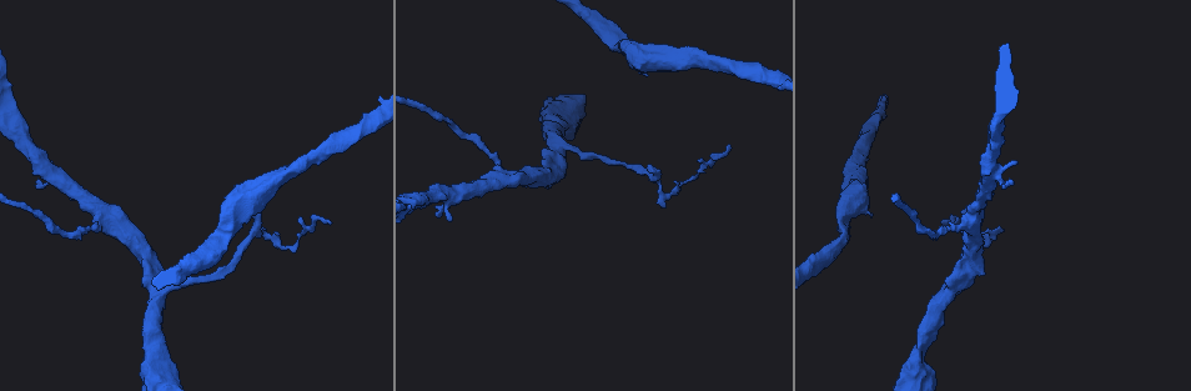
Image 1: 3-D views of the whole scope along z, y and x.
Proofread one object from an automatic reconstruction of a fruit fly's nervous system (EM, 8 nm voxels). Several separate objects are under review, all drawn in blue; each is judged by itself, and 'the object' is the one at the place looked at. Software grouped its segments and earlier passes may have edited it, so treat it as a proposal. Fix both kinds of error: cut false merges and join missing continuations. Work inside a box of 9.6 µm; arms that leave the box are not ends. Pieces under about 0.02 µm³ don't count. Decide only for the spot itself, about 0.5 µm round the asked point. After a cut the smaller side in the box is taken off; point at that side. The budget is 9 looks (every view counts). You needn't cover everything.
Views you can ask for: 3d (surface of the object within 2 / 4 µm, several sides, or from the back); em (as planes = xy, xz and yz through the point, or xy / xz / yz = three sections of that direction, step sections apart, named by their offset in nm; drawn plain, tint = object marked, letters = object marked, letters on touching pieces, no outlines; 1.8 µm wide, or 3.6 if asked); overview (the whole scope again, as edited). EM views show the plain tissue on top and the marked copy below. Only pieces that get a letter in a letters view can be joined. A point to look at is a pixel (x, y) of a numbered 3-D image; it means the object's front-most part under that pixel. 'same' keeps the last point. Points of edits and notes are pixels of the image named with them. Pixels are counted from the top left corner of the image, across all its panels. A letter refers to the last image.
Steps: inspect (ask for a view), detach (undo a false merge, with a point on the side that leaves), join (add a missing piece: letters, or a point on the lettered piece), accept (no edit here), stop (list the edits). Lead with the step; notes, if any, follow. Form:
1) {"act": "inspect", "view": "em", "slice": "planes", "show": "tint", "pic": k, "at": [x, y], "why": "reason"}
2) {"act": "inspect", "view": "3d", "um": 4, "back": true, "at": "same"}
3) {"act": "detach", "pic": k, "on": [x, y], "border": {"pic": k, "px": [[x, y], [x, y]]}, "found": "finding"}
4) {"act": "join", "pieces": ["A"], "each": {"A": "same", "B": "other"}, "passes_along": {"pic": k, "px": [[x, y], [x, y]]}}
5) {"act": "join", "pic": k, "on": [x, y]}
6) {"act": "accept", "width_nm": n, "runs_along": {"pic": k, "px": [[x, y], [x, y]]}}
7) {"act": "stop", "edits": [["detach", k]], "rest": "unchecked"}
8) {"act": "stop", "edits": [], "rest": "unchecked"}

{"act": "inspect", "view": "3d", "um": 4, "pic": 1, "at": [940, 222], "why": "thin end"}

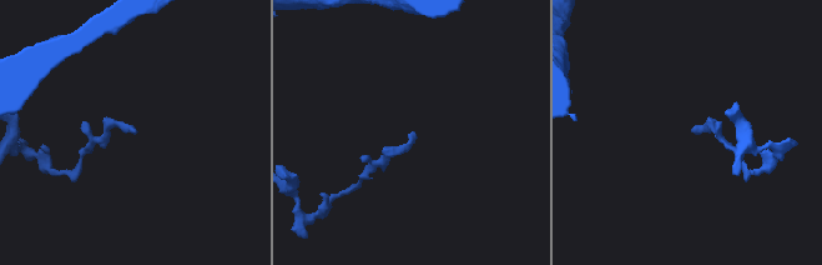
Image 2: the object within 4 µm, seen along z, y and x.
{"act": "inspect", "view": "em", "slice": "planes", "show": "letters", "pic": 2, "at": [414, 133]}

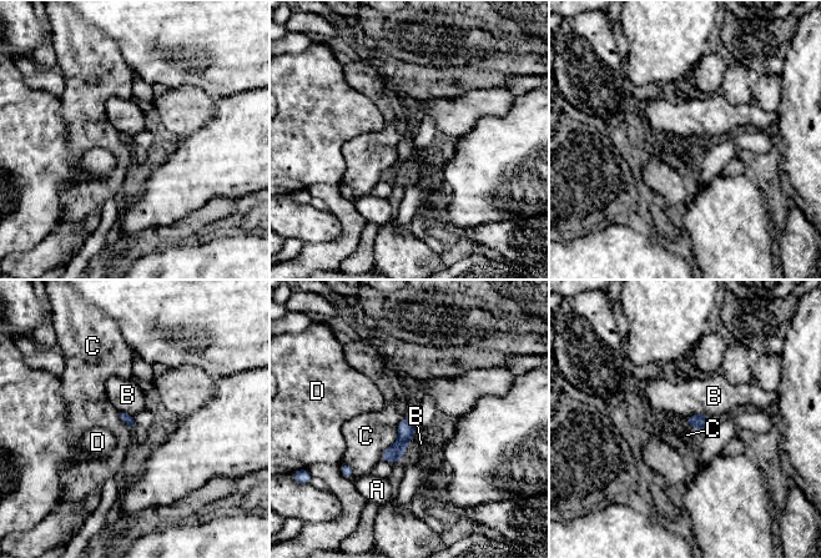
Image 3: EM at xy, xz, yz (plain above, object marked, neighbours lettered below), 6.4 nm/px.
{"act": "accept", "each": {"A": "other", "B": "other", "C": "other", "D": "other"}, "found": "no lettered piece goes on from it"}

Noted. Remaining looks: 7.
{"act": "inspect", "view": "em", "slice": "xz", "step": 16, "show": "letters", "pic": 1, "at": [963, 209], "why": "an open end"}

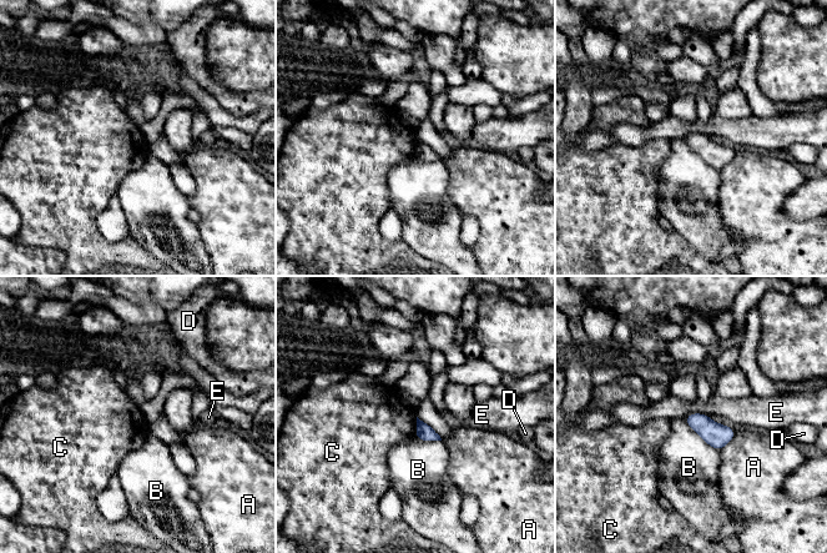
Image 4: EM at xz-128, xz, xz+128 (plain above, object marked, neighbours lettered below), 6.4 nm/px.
{"act": "inspect", "view": "em", "slice": "planes", "show": "letters", "at": "same"}

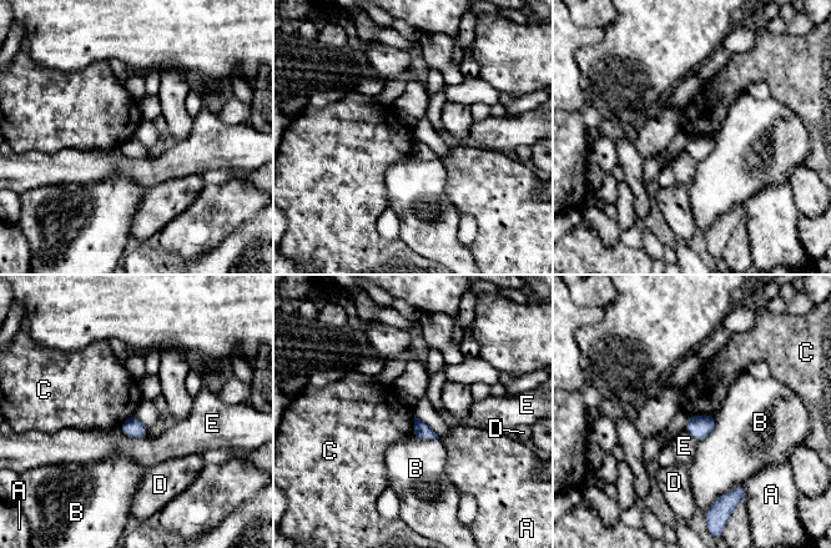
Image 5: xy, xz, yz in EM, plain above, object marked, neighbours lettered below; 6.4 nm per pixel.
{"act": "accept", "each": {"A": "other", "B": "other", "C": "other", "D": "other", "E": "other"}, "border": {"pic": 5, "px": [[715, 415], [691, 415], [689, 417]]}, "found": "none of them fits"}

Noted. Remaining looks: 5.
{"act": "inspect", "view": "em", "slice": "yz", "step": 16, "show": "tint", "pic": 1, "at": [946, 298], "why": "side arm on a straight run"}

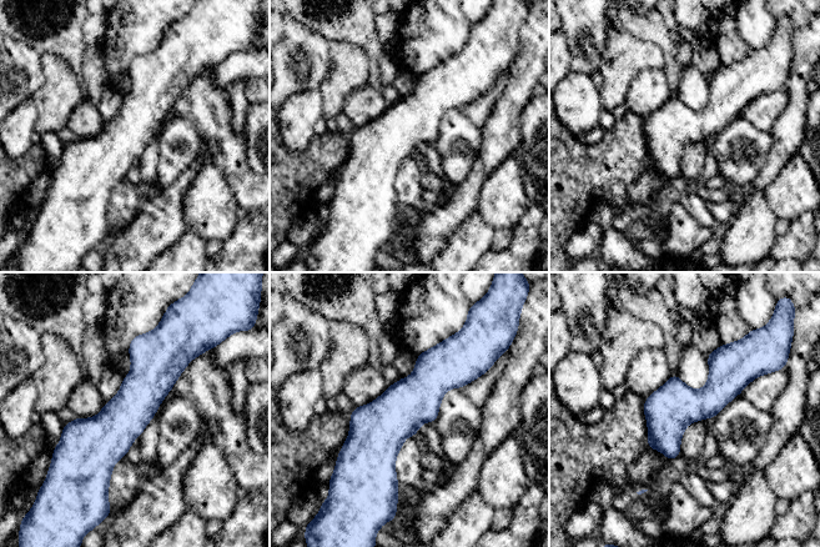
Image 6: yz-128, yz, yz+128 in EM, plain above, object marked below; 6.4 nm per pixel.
{"act": "inspect", "view": "em", "slice": "xz", "step": 8, "show": "letters", "at": "same"}

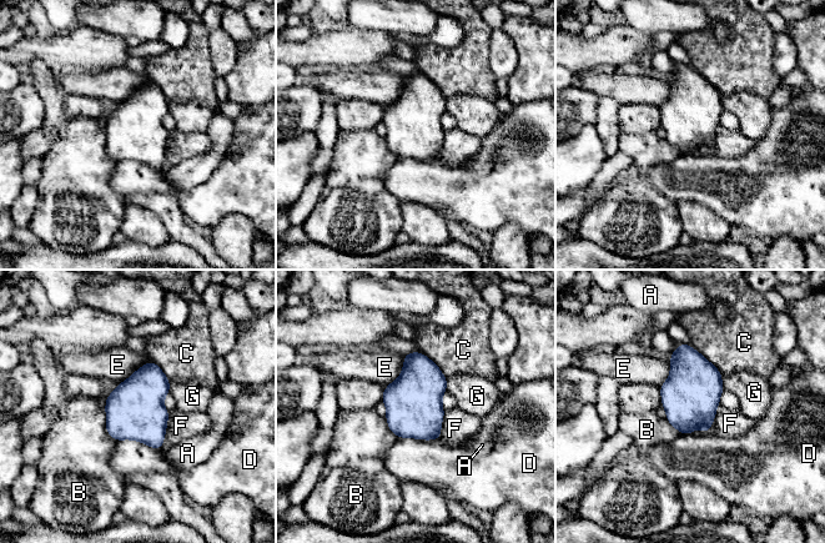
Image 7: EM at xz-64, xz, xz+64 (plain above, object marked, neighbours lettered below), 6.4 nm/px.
{"act": "accept", "each": {"A": "other", "B": "other", "C": "other", "D": "other", "E": "other", "F": "other", "G": "other"}, "border": {"pic": 7, "px": [[169, 413], [161, 448]]}, "found": "all the same neuron"}

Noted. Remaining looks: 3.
{"act": "inspect", "view": "em", "slice": "xz", "step": 16, "show": "tint", "pic": 1, "at": [1012, 184], "why": "an open end"}

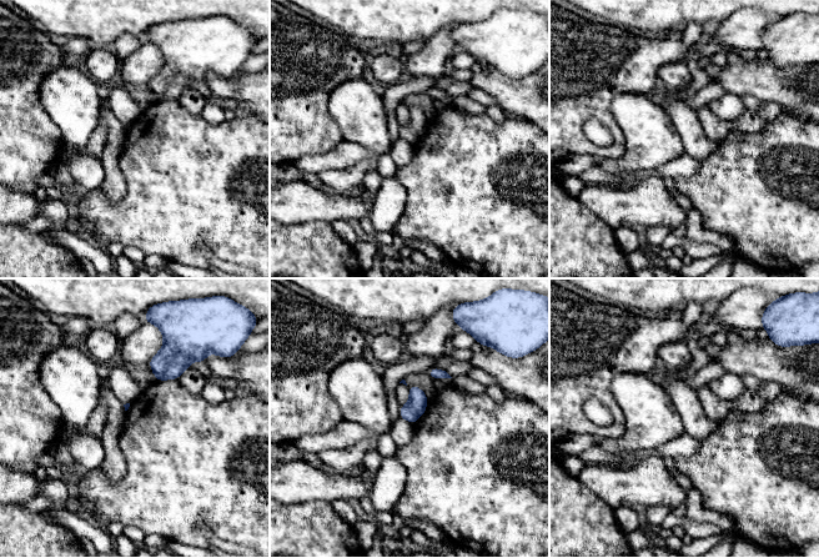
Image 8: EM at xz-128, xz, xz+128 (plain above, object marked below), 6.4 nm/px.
{"act": "inspect", "view": "em", "slice": "xz", "step": 16, "show": "letters", "at": "same"}

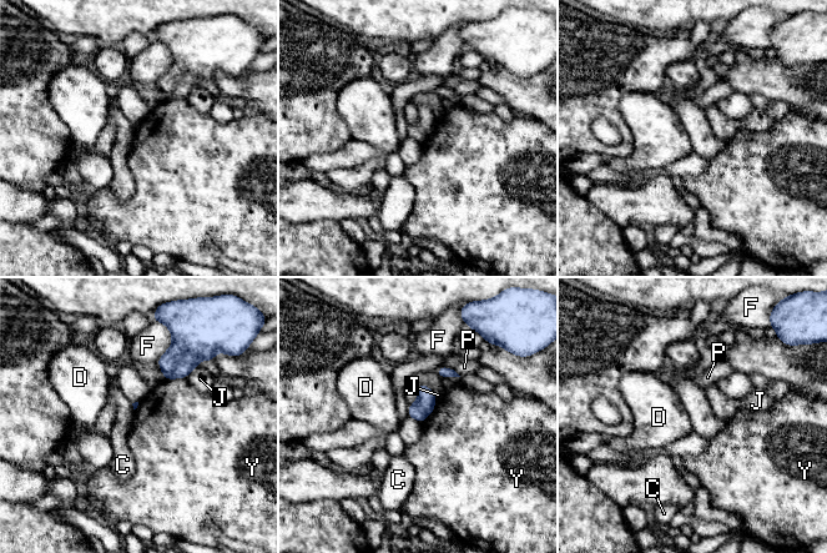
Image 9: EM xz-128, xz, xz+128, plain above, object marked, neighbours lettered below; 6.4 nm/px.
{"act": "accept", "longest_contact_nm": ["F", 190], "each": {"C": "other", "D": "other", "F": "other", "J": "other", "P": "other", "Y": "other"}, "border": {"pic": 9, "px": [[185, 377], [165, 380]]}, "found": "no lettered piece goes on from it"}

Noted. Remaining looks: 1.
{"act": "stop", "edits": [], "rest": "unchecked"}

